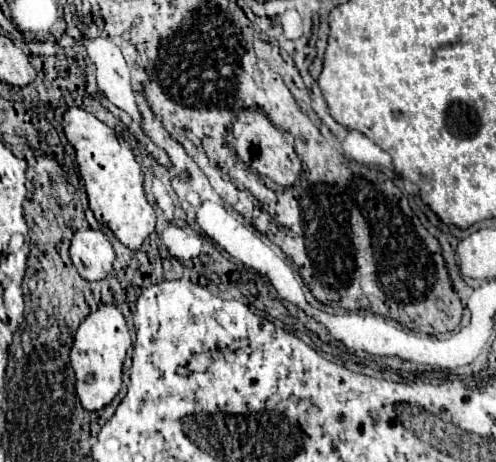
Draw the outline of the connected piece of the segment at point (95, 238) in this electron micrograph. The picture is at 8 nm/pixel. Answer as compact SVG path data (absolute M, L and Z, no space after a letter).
M81 228L71 240L71 260L81 278L95 282L111 272L115 252L109 238L101 230Z

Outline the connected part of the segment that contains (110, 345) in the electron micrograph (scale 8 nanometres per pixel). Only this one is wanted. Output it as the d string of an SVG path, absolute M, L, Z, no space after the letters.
M101 304L79 326L71 348L71 366L75 370L75 390L85 410L105 408L121 388L123 360L131 346L131 334L125 316L113 304Z

